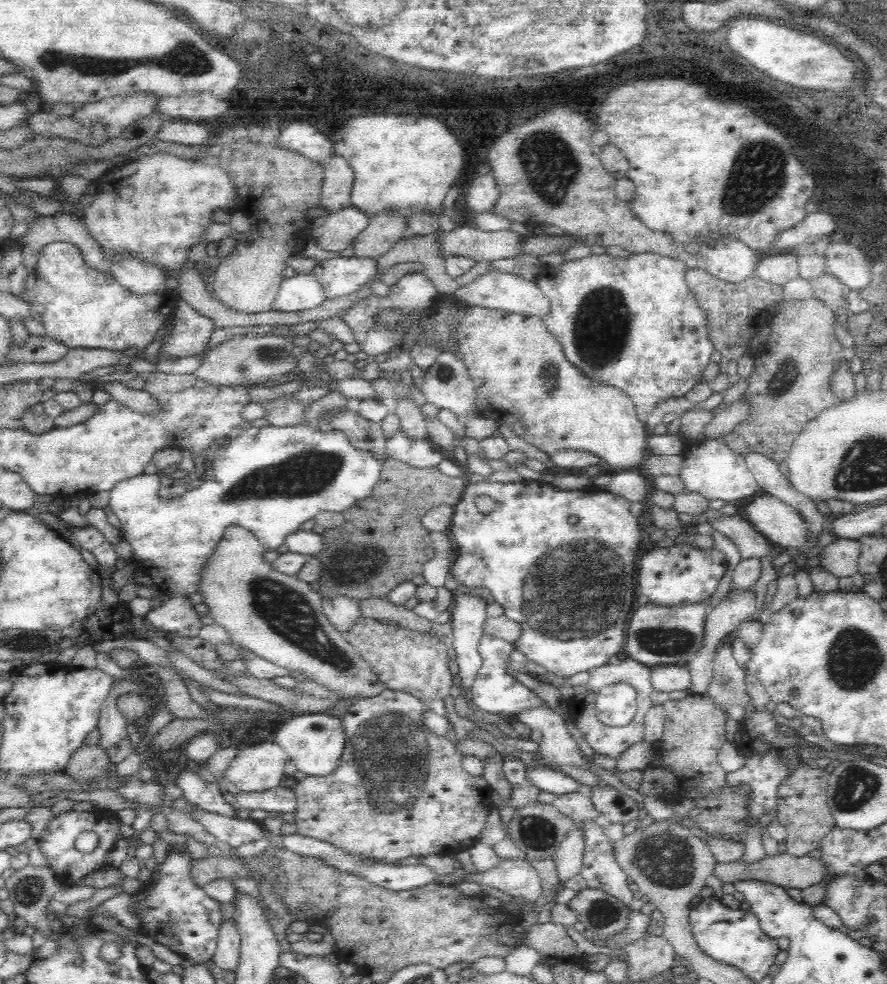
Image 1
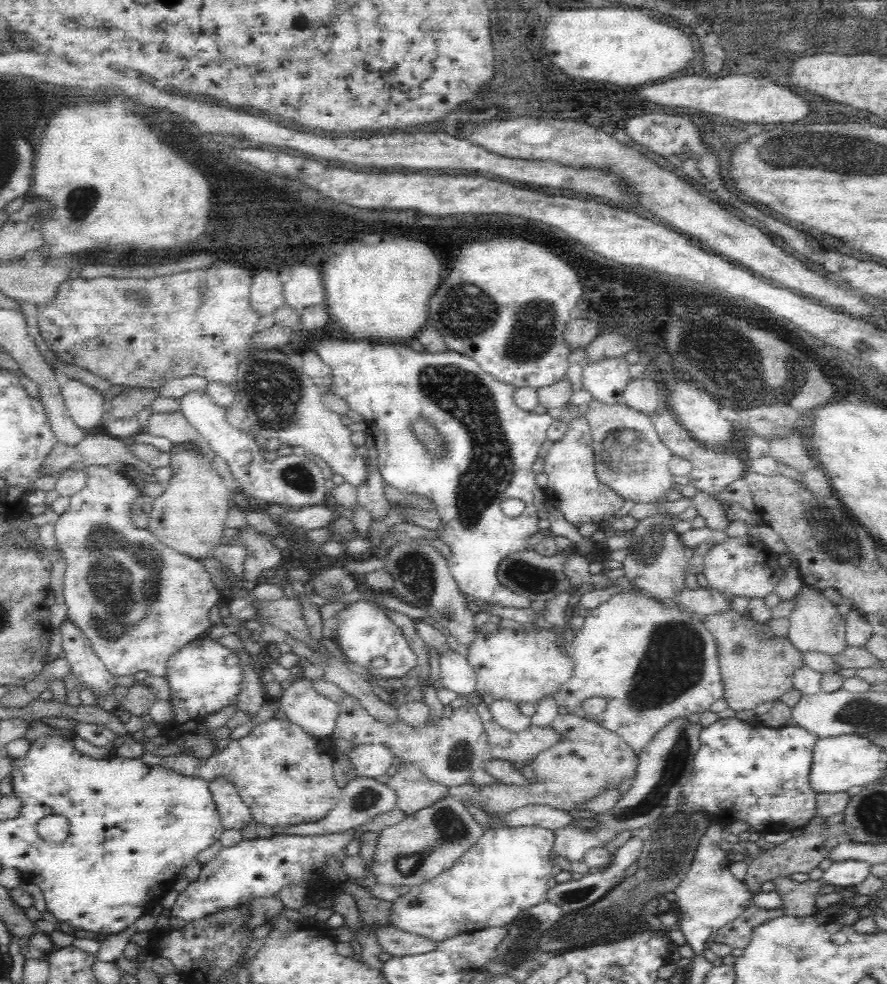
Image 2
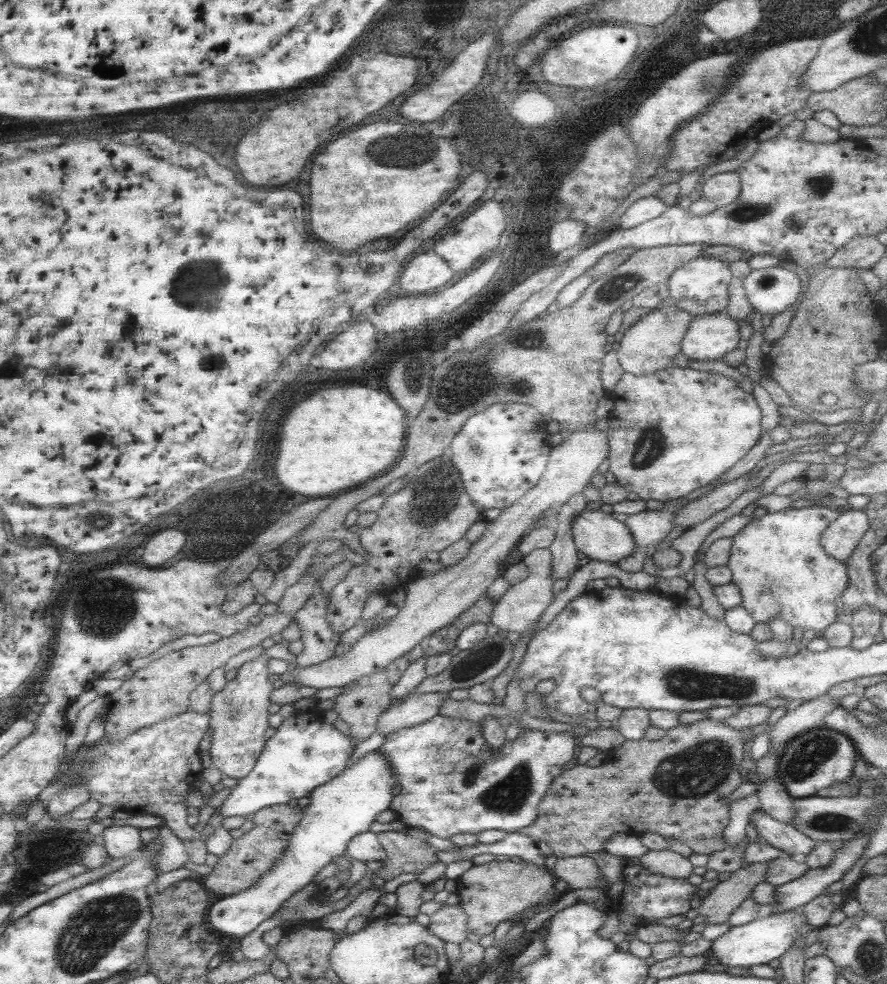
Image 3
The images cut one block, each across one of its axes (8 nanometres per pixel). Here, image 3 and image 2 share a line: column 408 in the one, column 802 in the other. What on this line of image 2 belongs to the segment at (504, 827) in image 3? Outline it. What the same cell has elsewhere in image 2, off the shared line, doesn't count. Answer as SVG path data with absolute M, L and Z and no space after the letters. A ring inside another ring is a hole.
M736 716L720 718L704 727L700 734L700 746L693 758L689 780L680 790L680 799L704 814L711 823L721 826L744 822L754 835L782 830L797 833L817 816L817 793L810 787L810 771L818 739L816 734L797 725L768 728L760 722L739 720Z

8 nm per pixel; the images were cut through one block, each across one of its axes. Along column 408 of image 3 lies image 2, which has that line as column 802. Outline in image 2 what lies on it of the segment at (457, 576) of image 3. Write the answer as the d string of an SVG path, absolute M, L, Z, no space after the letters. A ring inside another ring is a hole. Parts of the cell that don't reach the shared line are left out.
M802 583L796 592L794 606L786 616L789 630L787 638L800 654L814 651L834 655L842 653L847 646L844 616L838 611L837 605L825 597L822 591L823 589L817 586Z

